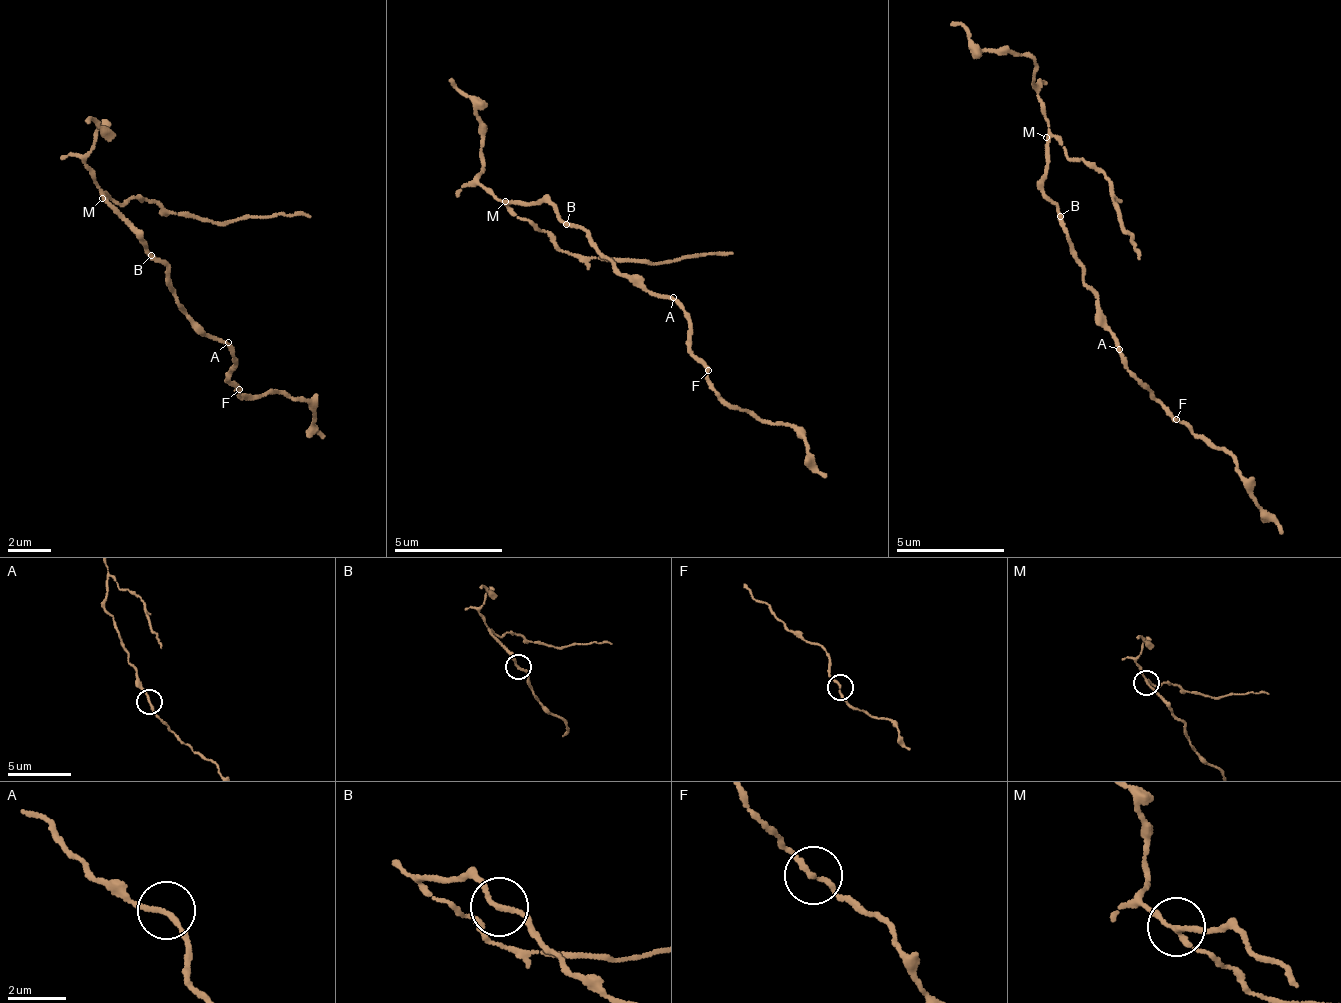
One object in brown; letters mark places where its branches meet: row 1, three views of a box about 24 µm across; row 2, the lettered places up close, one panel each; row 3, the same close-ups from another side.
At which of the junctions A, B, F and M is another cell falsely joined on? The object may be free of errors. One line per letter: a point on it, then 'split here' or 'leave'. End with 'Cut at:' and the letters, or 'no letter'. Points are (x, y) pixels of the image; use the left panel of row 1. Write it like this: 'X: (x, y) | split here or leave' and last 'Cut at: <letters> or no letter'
A: (228, 342) | leave
B: (151, 255) | leave
F: (239, 389) | leave
M: (102, 198) | split here
Cut at: M

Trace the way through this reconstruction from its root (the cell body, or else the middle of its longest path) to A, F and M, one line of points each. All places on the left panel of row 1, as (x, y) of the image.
A: (170, 286), (174, 304), (183, 310), (183, 315), (206, 333), (228, 342)
F: (170, 286), (174, 304), (183, 315), (227, 345), (235, 367), (230, 383), (239, 389)
M: (170, 286), (170, 271), (166, 263), (146, 247), (138, 231), (104, 199)

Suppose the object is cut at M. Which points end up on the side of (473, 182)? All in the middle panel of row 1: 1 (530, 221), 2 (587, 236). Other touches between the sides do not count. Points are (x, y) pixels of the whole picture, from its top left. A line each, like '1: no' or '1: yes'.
1: yes
2: no

